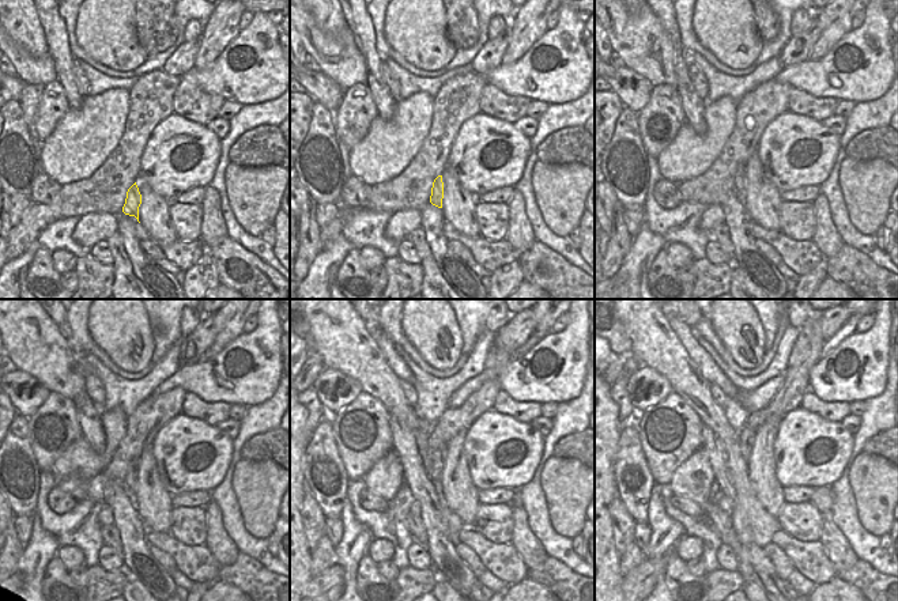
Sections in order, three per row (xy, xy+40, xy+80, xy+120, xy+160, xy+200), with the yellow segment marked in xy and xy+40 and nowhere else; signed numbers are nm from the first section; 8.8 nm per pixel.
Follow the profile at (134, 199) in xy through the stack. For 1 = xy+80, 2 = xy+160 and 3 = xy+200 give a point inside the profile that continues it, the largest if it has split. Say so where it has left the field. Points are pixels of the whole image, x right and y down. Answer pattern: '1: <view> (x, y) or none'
1: xy+80 (740, 177)
2: xy+160 (433, 460)
3: xy+200 (746, 434)

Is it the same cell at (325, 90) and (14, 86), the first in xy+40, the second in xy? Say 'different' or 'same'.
same

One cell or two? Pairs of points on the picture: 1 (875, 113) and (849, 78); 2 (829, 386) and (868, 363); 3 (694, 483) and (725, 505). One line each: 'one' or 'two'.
1: two
2: one
3: two

